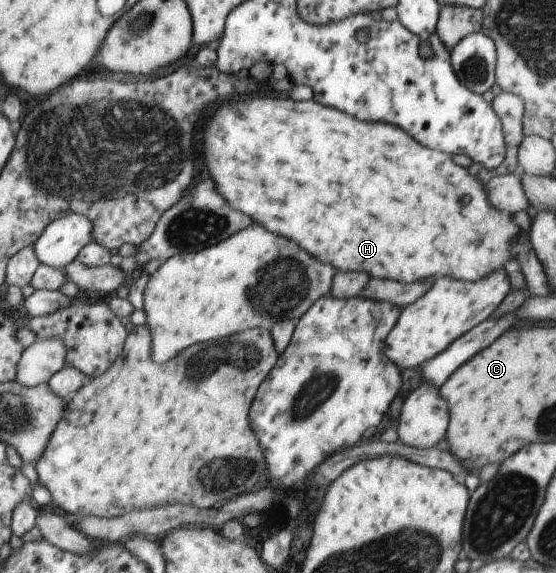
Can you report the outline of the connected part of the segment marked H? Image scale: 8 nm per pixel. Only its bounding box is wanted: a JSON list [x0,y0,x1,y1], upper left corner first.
[203,95,515,281]

